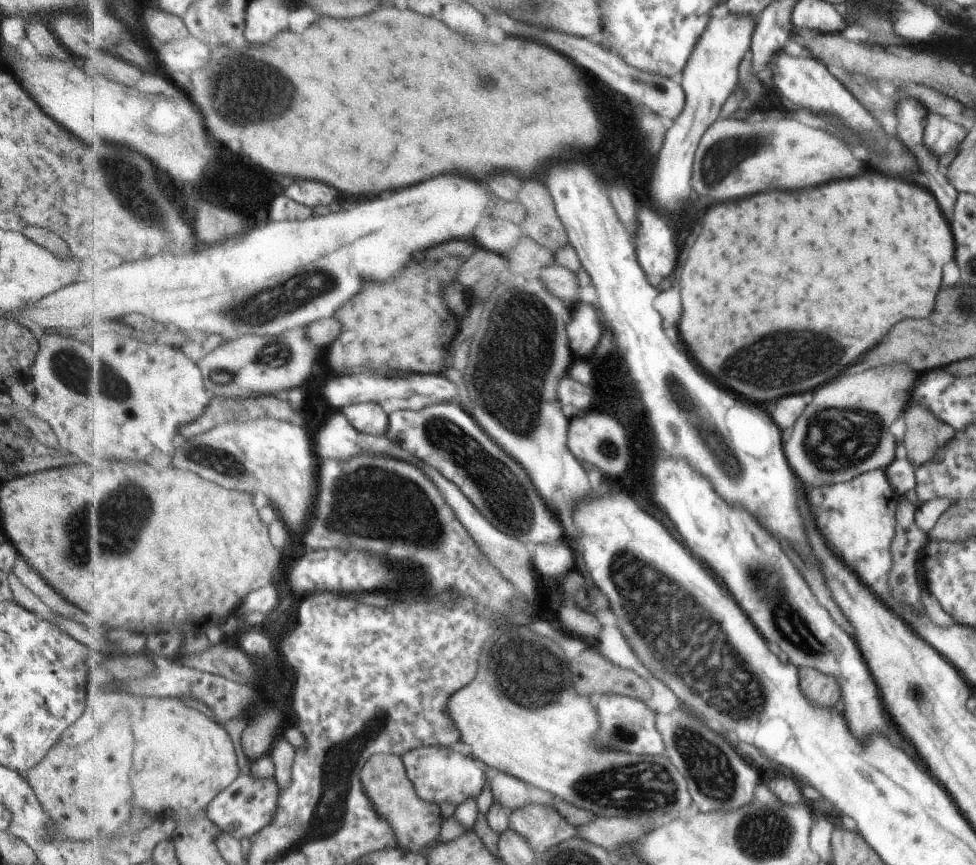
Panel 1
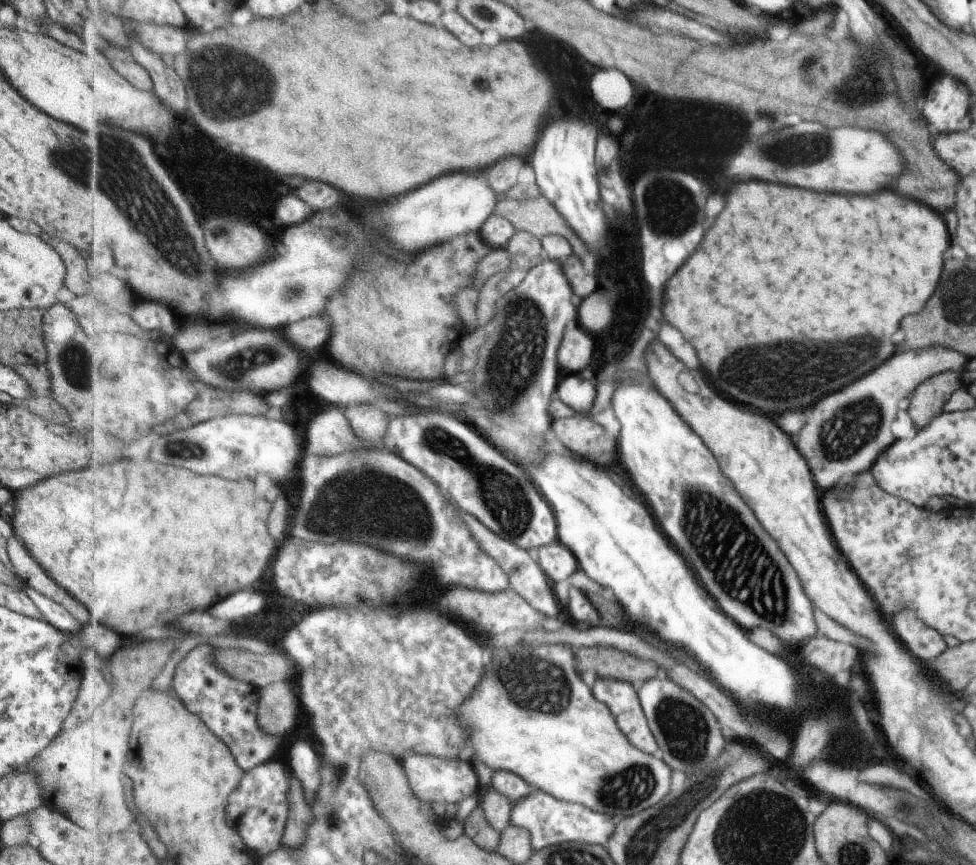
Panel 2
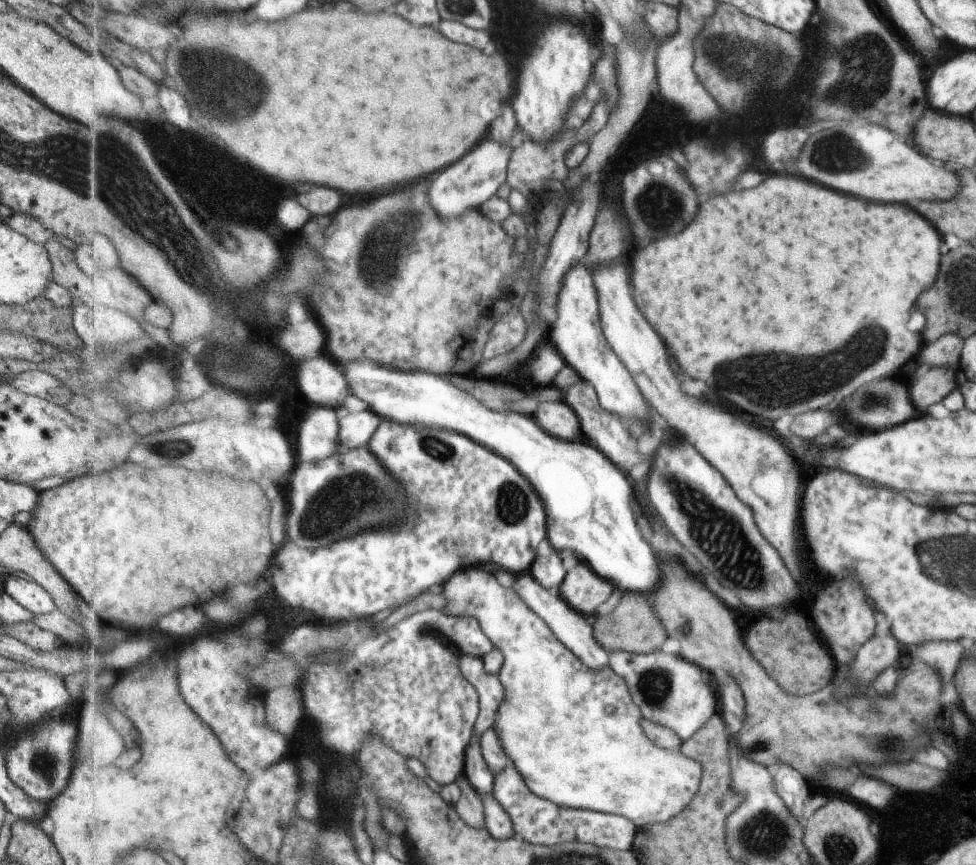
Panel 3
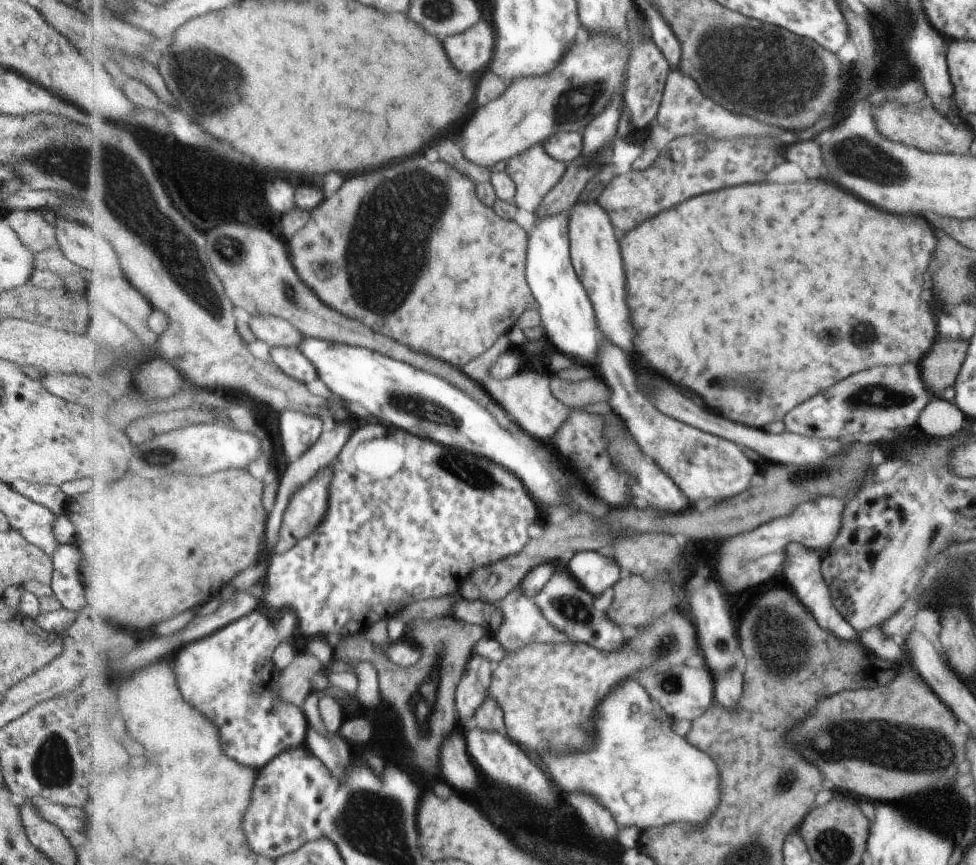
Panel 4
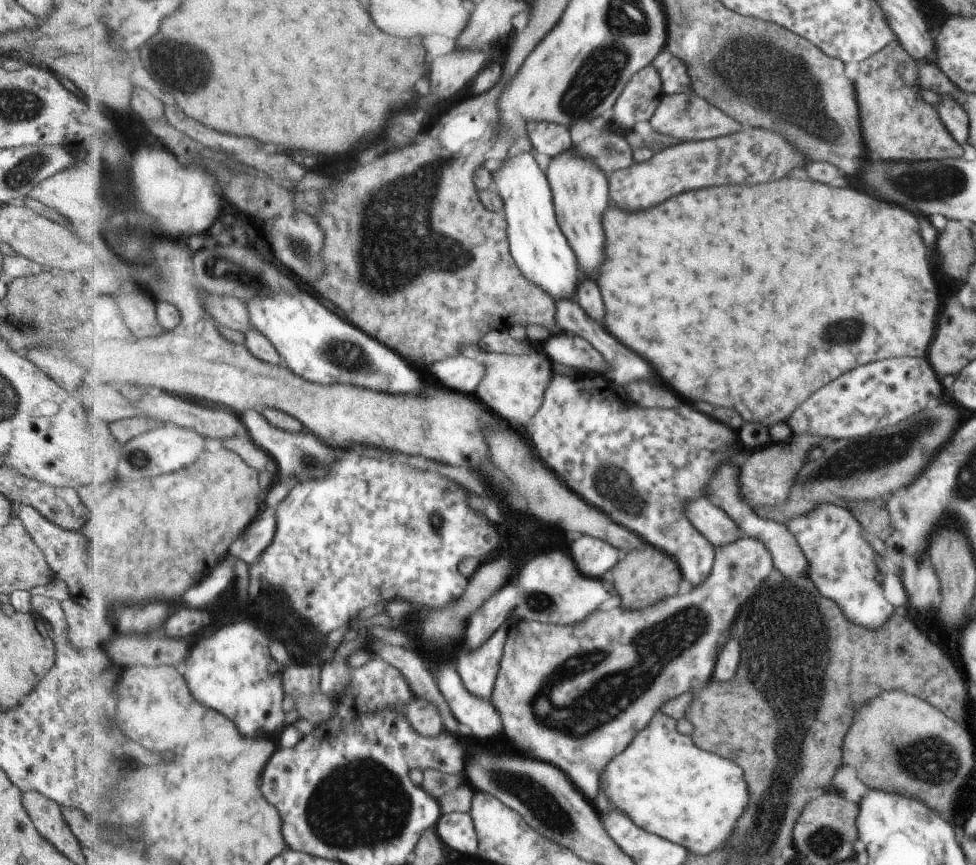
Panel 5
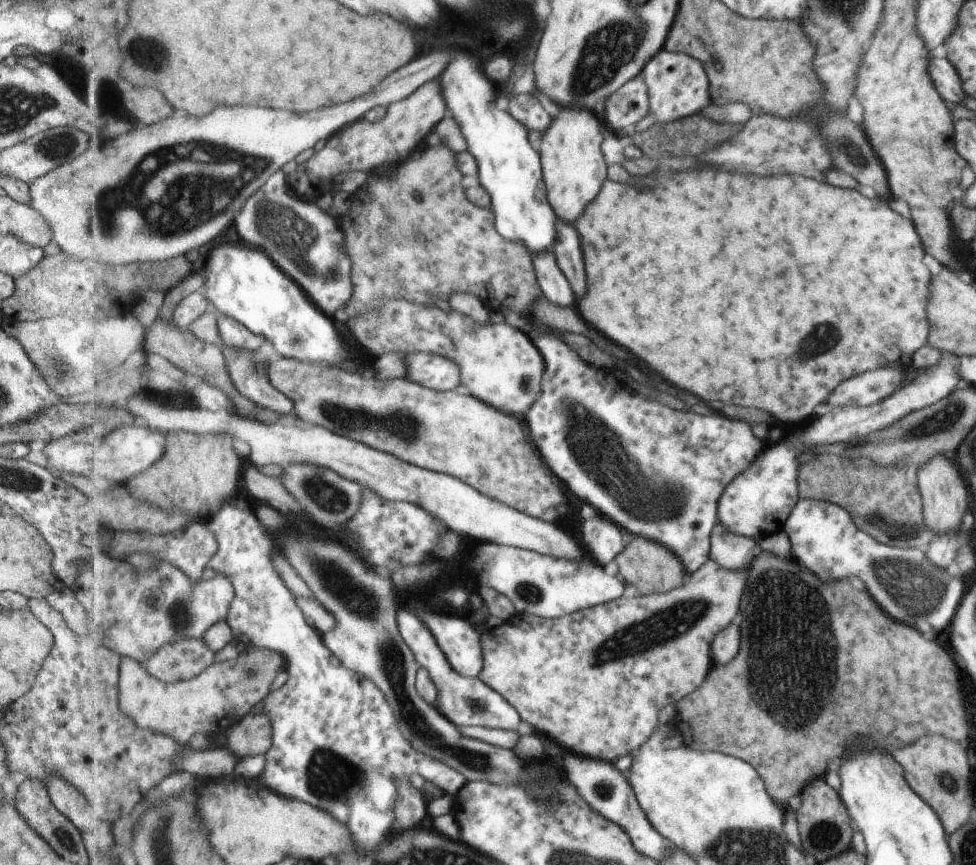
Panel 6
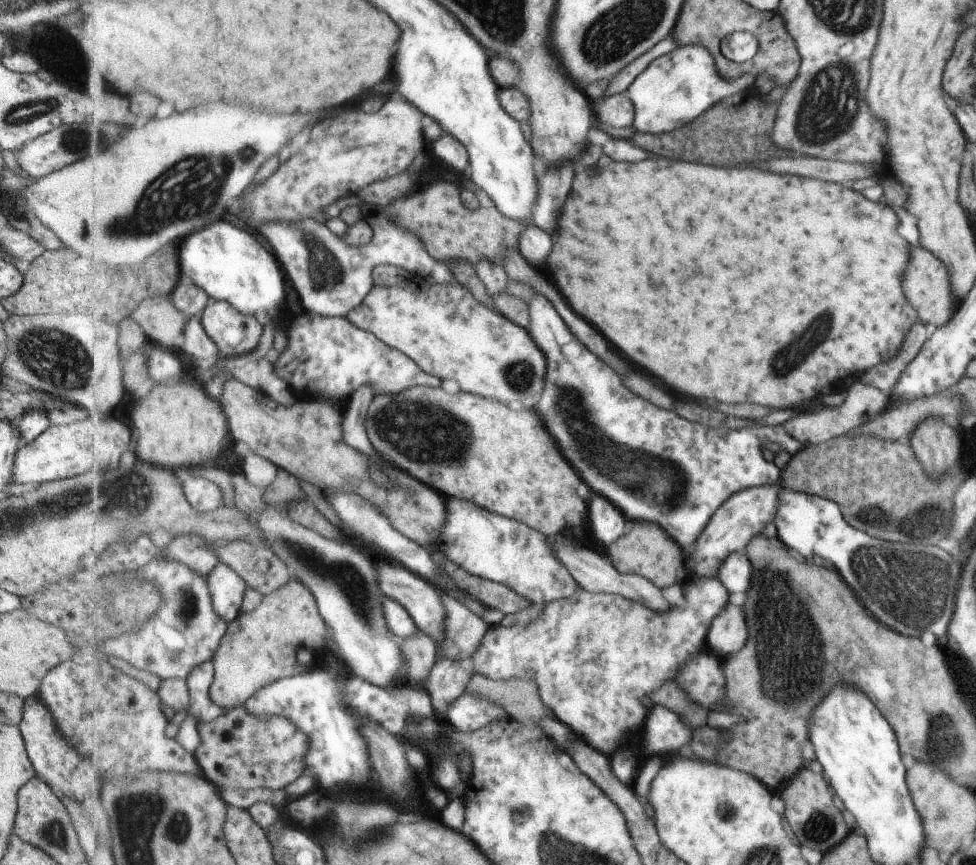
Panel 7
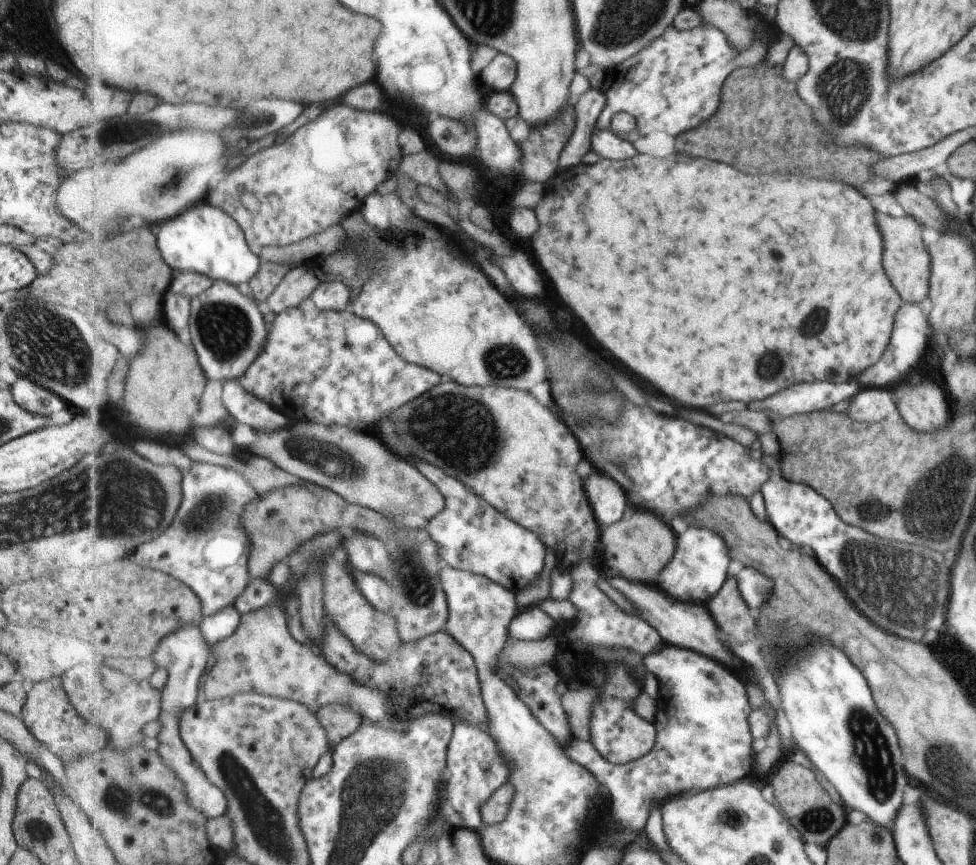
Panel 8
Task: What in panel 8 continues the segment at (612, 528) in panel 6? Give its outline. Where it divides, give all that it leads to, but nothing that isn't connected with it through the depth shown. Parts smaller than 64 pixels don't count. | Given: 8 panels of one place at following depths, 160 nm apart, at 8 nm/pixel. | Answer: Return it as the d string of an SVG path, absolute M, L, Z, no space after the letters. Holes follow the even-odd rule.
M593 472L585 482L585 490L588 490L589 500L603 528L623 518L629 498L613 478L601 472Z

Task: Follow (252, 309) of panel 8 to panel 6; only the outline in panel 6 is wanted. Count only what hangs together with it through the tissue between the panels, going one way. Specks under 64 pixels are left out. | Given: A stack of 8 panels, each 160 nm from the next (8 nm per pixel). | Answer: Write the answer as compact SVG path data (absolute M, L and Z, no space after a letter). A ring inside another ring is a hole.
M227 315L219 316L218 328L222 337L222 346L253 351L259 350L265 342L265 336L249 330L248 326Z

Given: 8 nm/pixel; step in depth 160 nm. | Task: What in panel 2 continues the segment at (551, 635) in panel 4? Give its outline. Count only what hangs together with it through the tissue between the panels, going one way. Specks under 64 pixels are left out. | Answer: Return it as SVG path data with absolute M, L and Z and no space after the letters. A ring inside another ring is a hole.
M457 585L451 588L447 594L444 594L446 604L449 606L449 611L457 614L459 618L463 618L463 622L469 623L481 630L482 634L489 640L491 648L494 649L495 665L490 669L489 674L480 682L471 697L464 702L458 709L458 715L462 725L472 728L471 751L472 757L477 758L480 762L489 766L493 771L497 769L505 769L511 772L516 772L519 776L525 778L530 786L540 791L551 794L557 800L563 802L579 802L585 804L587 808L595 810L595 812L605 812L605 814L621 814L619 818L631 816L637 810L648 809L649 806L659 805L661 801L667 797L671 788L671 774L673 774L672 766L659 755L652 755L647 751L641 750L637 745L630 741L630 738L621 732L621 728L617 726L617 722L613 720L614 714L610 708L601 699L595 698L593 690L589 688L592 683L590 678L585 678L585 672L581 672L580 664L576 654L573 654L573 648L568 644L541 644L533 649L529 656L521 660L519 652L511 649L516 645L521 637L527 635L540 635L543 632L542 623L546 615L538 610L533 609L513 588L505 589L496 593L490 593L479 589L466 588L465 586Z

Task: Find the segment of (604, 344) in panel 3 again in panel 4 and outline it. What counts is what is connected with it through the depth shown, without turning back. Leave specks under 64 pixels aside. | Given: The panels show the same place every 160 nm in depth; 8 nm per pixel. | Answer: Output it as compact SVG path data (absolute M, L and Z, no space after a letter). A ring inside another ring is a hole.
M555 213L536 218L528 232L525 274L539 303L545 338L561 353L581 358L585 364L597 364L599 356L599 324L592 299L581 282L572 259L569 236L569 213Z

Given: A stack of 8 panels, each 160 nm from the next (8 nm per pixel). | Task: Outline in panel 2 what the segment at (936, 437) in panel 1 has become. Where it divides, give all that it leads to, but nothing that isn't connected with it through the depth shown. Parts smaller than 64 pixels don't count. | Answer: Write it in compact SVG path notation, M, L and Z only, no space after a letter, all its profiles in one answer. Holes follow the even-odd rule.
M943 371L922 380L907 399L907 414L917 426L923 426L946 411L941 406L959 388L960 375L953 371Z

